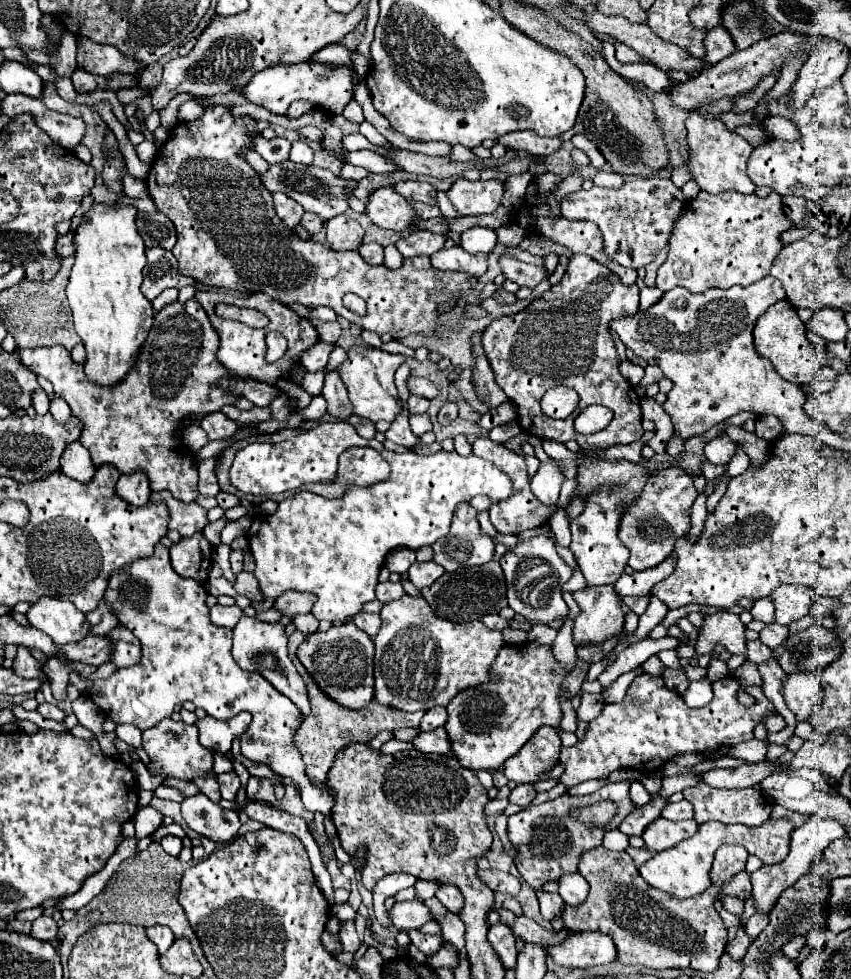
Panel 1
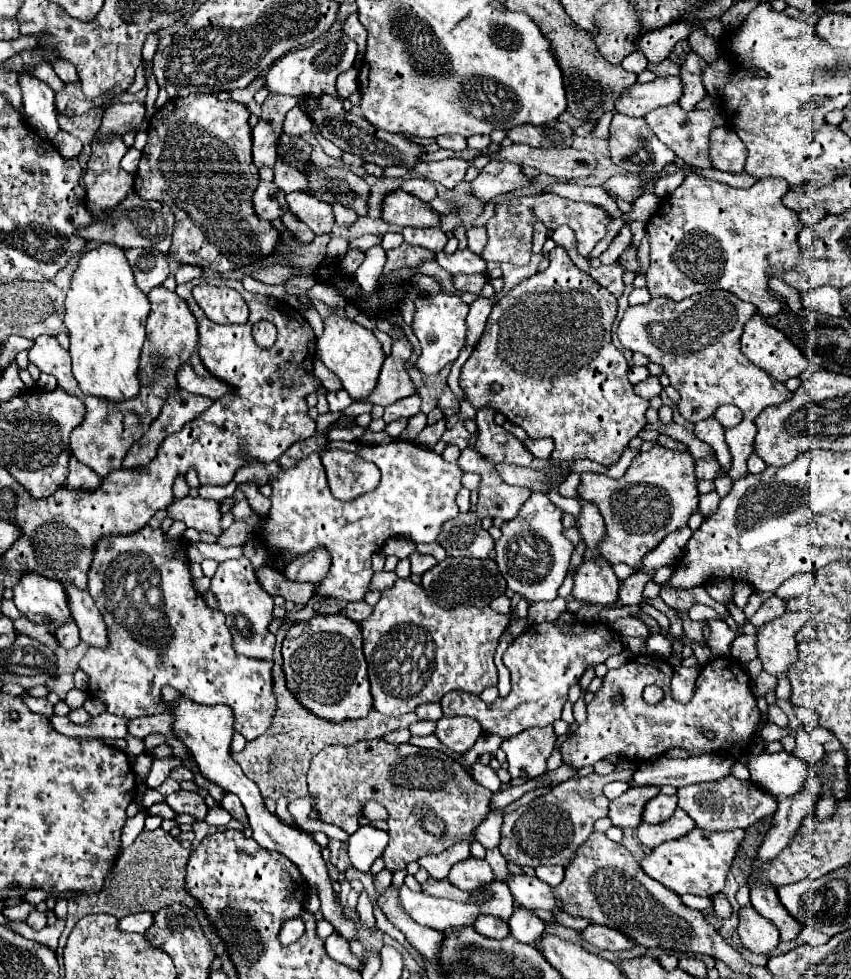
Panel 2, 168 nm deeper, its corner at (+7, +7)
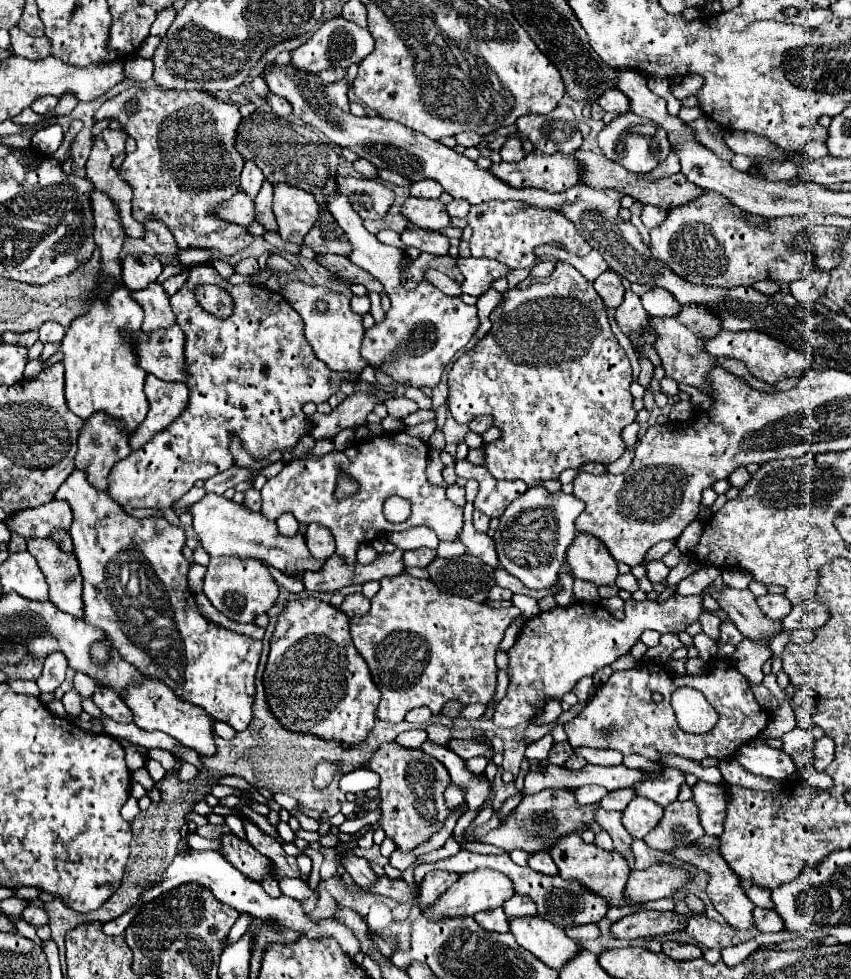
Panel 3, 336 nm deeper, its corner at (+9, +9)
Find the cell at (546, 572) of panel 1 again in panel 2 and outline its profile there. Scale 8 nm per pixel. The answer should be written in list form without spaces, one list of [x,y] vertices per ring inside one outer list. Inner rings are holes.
[[[533,493],[519,509],[519,515],[501,525],[503,535],[495,543],[495,563],[507,587],[531,601],[553,601],[565,579],[575,545],[563,535],[563,515],[565,513],[553,505],[545,493]]]

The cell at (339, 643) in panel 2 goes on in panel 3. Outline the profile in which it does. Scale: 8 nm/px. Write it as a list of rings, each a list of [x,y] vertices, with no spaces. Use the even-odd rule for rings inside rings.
[[[303,597],[291,601],[279,615],[271,639],[271,653],[263,675],[263,683],[267,691],[267,701],[273,707],[273,713],[277,713],[281,725],[285,725],[285,729],[293,729],[299,733],[313,733],[317,737],[341,741],[345,745],[357,745],[367,737],[369,729],[377,719],[375,711],[381,693],[375,689],[365,659],[357,653],[351,641],[349,623],[351,619],[345,613],[315,597]]]

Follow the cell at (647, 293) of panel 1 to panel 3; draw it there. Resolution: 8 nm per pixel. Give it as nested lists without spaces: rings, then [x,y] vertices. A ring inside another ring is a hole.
[[[633,291],[625,293],[623,303],[619,305],[619,309],[615,311],[615,319],[619,321],[621,329],[629,335],[629,339],[633,341],[633,345],[645,345],[653,341],[653,335],[639,335],[637,331],[647,327],[647,313],[645,309],[641,309],[641,301]]]

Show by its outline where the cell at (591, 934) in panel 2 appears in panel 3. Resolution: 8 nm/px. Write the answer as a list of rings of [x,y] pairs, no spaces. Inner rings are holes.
[[[637,911],[627,915],[611,925],[611,935],[617,939],[633,941],[633,939],[653,939],[659,935],[667,935],[673,931],[681,931],[687,925],[685,915],[677,915],[675,911]]]

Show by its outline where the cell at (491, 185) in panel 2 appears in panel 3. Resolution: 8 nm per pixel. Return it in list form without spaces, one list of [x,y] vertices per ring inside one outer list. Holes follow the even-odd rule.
[[[529,153],[525,155],[523,161],[519,163],[493,163],[489,167],[489,171],[501,179],[503,183],[507,183],[509,187],[515,189],[545,189],[545,191],[565,191],[573,185],[579,183],[579,165],[575,161],[571,161],[571,155],[539,155],[539,153]]]

